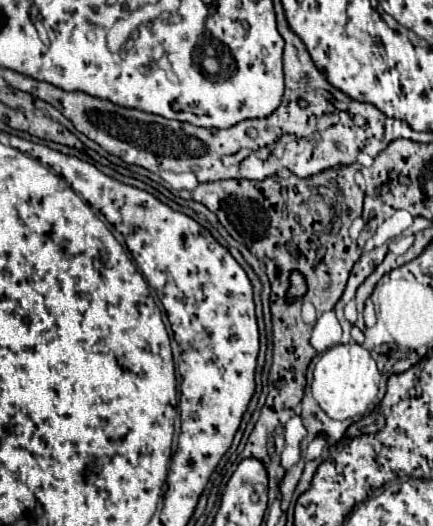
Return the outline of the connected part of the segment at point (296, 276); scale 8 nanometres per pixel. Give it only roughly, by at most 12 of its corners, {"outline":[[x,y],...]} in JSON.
{"outline":[[292,273],[288,299],[302,297],[306,283],[300,273]]}

